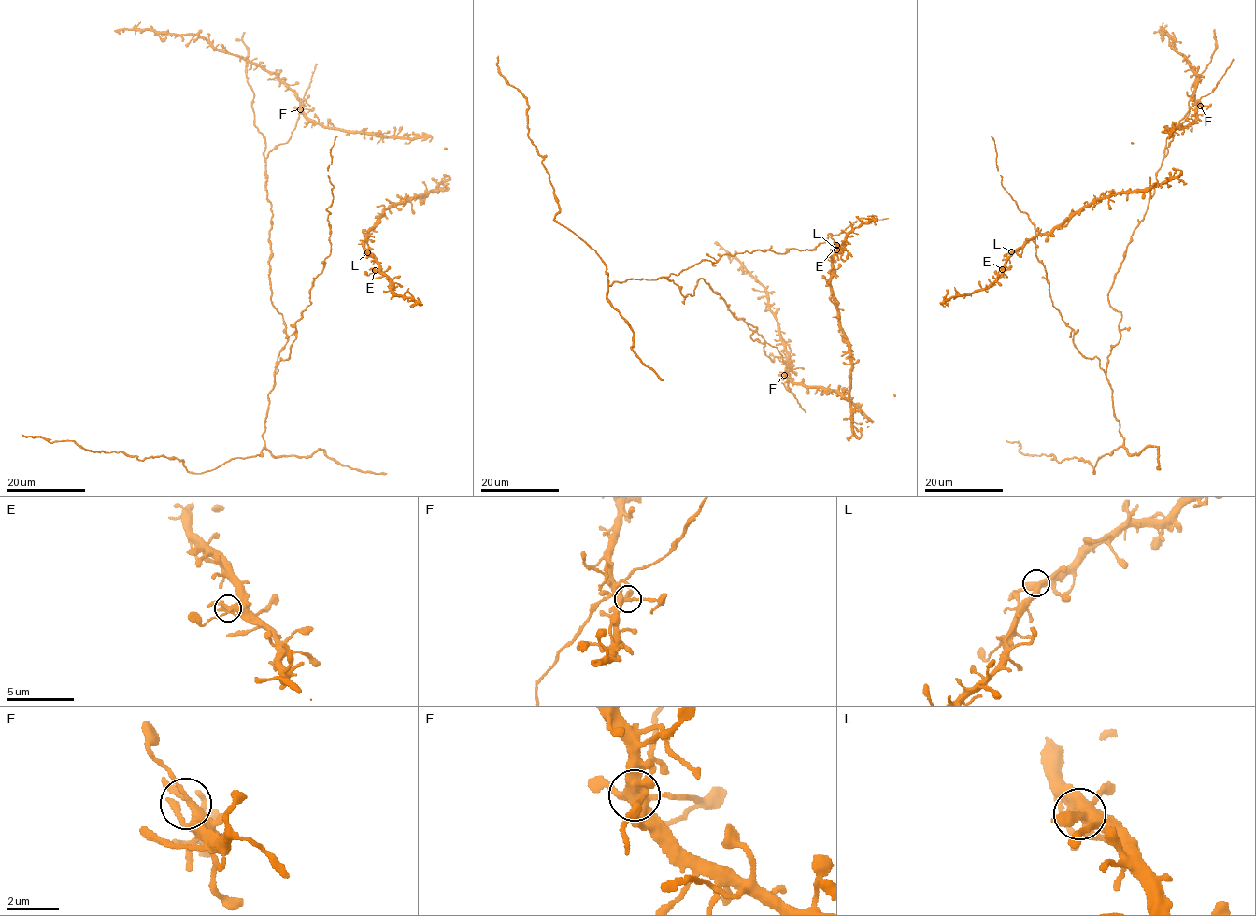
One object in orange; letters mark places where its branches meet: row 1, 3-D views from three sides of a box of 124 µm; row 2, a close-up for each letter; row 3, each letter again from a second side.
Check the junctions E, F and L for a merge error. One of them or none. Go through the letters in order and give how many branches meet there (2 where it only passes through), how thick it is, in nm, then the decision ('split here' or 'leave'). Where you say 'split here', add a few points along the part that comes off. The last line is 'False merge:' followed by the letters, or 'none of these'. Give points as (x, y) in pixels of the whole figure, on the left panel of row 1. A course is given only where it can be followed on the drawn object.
E: 4 branches meet; 300 nm thick; leave
F: 4 branches meet; 280 nm thick; split here
L: 4 branches meet; 360 nm thick; leave
False merge: F

